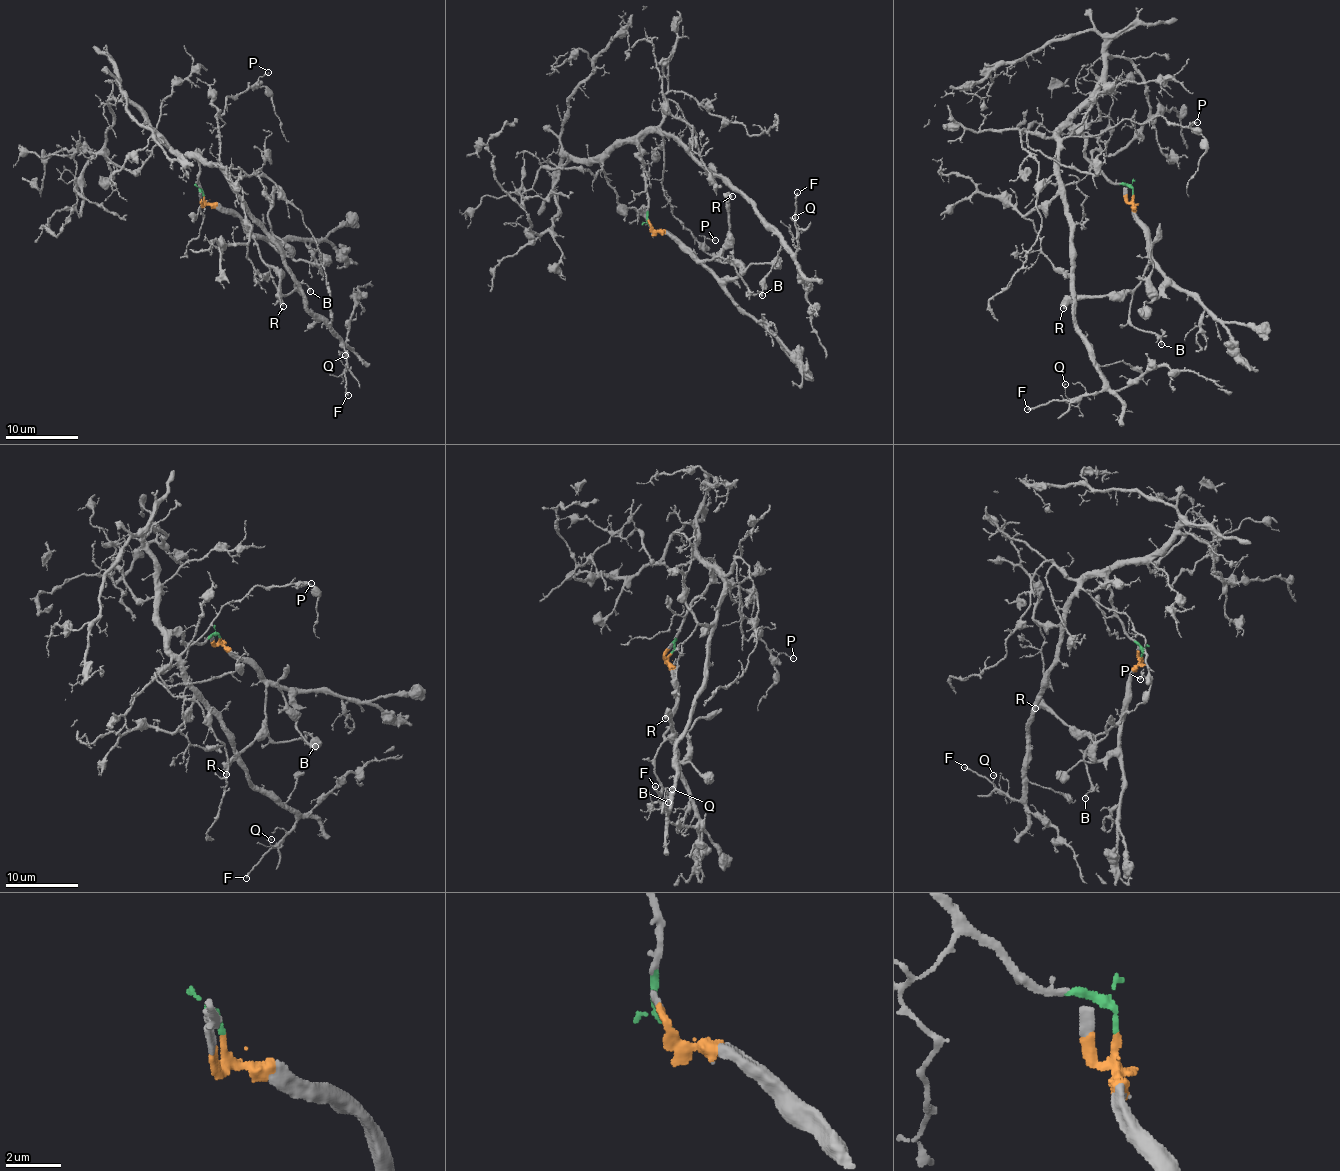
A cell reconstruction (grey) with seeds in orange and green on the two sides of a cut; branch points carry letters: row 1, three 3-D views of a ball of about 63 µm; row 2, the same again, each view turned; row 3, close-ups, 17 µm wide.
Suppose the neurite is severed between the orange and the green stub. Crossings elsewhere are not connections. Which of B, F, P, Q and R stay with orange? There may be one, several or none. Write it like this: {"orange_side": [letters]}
{"orange_side": ["B", "R"]}

